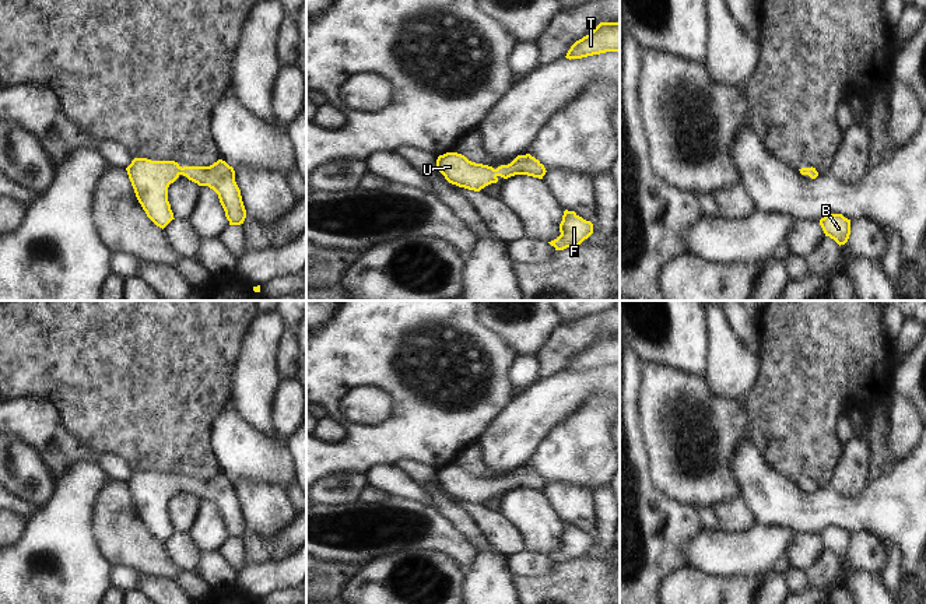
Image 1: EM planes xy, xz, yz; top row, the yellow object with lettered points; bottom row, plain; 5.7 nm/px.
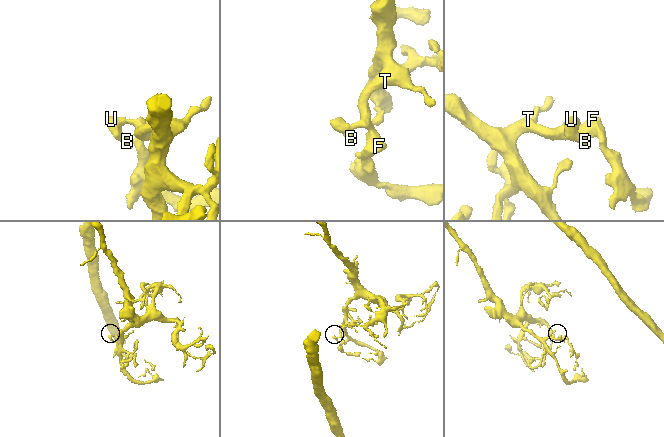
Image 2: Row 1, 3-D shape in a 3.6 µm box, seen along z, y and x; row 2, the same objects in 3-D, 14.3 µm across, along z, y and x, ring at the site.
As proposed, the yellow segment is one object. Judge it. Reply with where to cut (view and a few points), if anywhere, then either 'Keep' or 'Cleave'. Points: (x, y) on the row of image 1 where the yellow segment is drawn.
No split. Keep

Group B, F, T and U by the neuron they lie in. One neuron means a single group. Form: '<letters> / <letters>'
B F T U

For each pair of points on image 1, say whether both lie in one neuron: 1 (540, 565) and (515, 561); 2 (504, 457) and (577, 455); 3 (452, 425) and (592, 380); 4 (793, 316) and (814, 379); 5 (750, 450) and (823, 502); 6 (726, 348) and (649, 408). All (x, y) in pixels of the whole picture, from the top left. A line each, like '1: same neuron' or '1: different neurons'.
1: same neuron
2: different neurons
3: different neurons
4: same neuron
5: same neuron
6: different neurons

